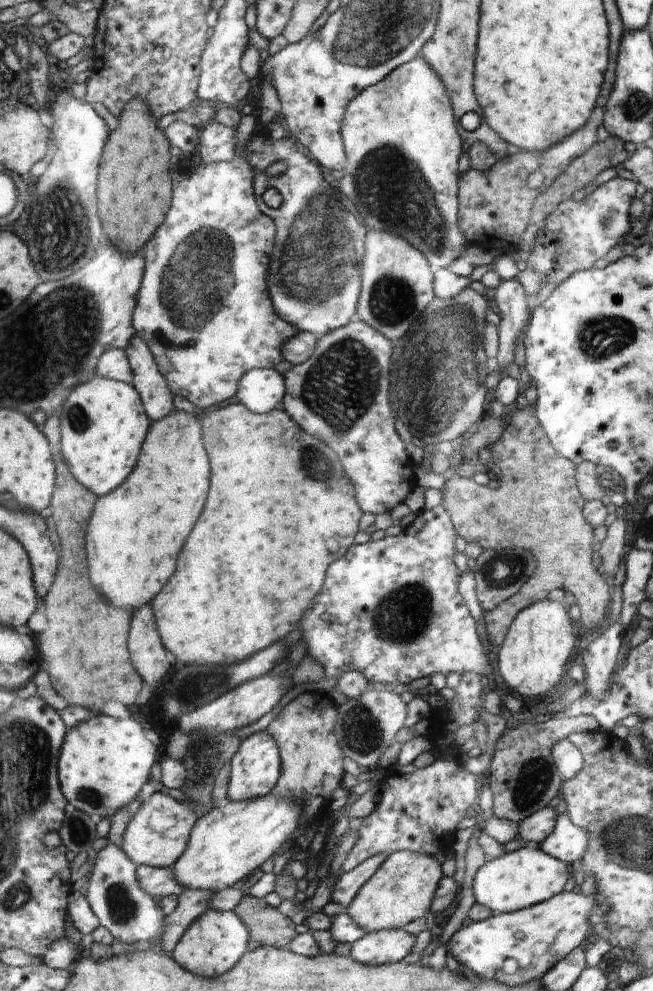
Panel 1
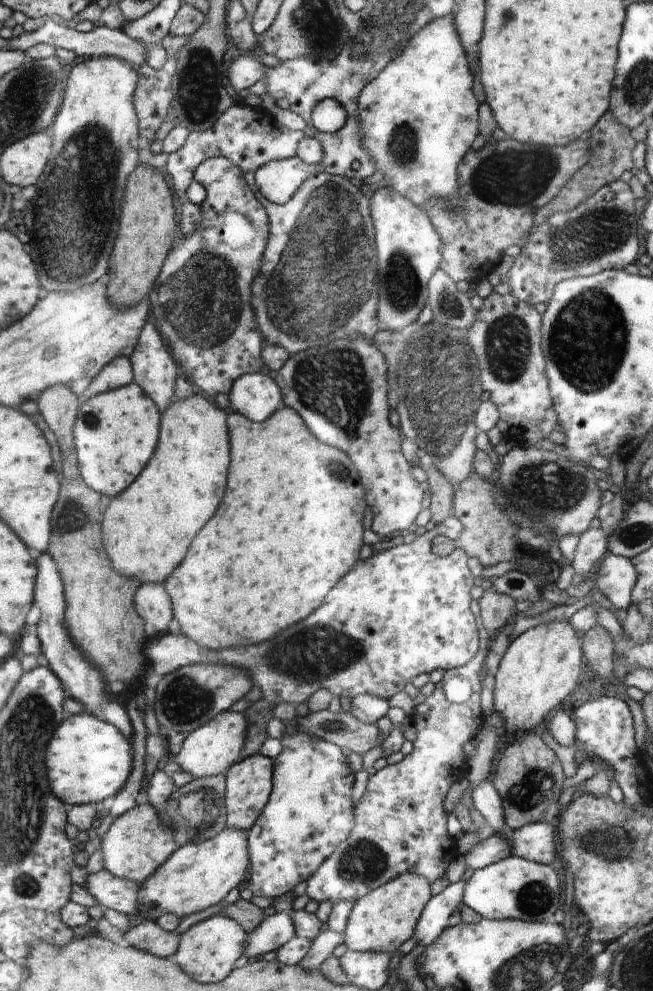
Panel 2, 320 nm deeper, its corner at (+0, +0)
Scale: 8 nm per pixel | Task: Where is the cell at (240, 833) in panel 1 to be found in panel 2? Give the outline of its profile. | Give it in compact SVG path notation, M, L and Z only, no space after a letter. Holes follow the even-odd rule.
M227 826L219 835L213 836L200 844L190 842L184 846L177 847L170 855L170 858L158 870L139 885L135 920L150 919L155 921L167 913L178 915L182 920L184 917L222 903L226 895L236 886L240 886L240 882L243 882L242 878L244 878L244 874L247 874L246 870L248 870L248 853L247 832L229 829Z

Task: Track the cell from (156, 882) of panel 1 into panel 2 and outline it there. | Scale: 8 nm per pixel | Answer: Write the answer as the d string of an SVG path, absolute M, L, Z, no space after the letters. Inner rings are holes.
M100 871L88 875L85 888L99 902L103 909L112 908L120 914L135 919L137 906L137 882L114 876L110 871Z

